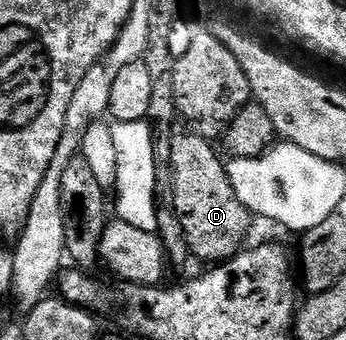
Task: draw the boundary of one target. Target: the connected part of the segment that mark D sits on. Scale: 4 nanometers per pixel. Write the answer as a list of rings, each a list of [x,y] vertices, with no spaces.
[[[174,133],[171,140],[170,196],[173,213],[183,228],[185,242],[194,259],[209,262],[205,264],[228,262],[246,245],[245,237],[249,234],[251,221],[249,209],[235,196],[226,165],[217,159],[214,143],[195,133],[184,133]]]

